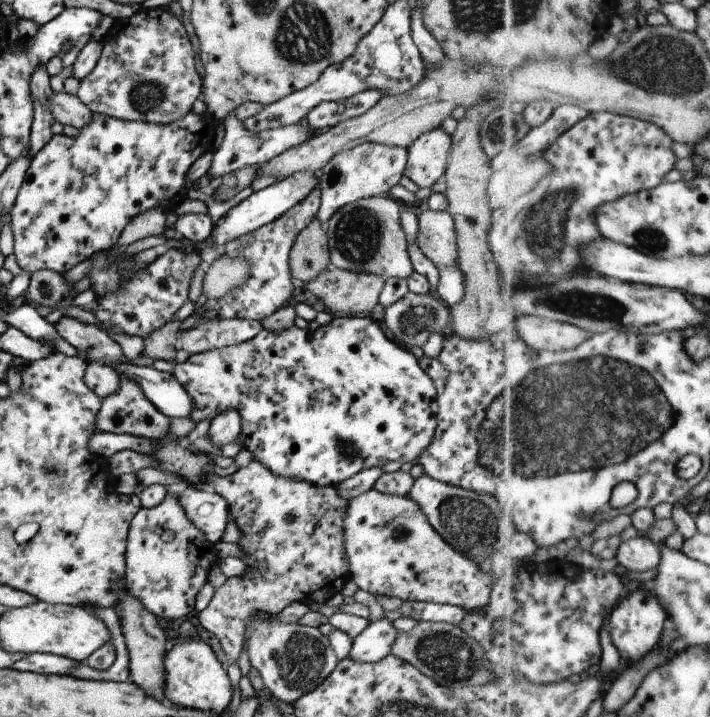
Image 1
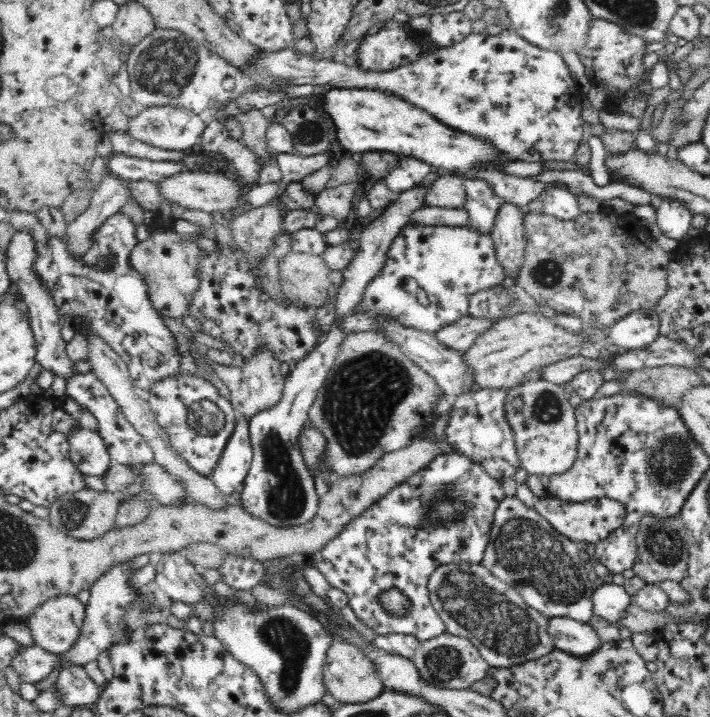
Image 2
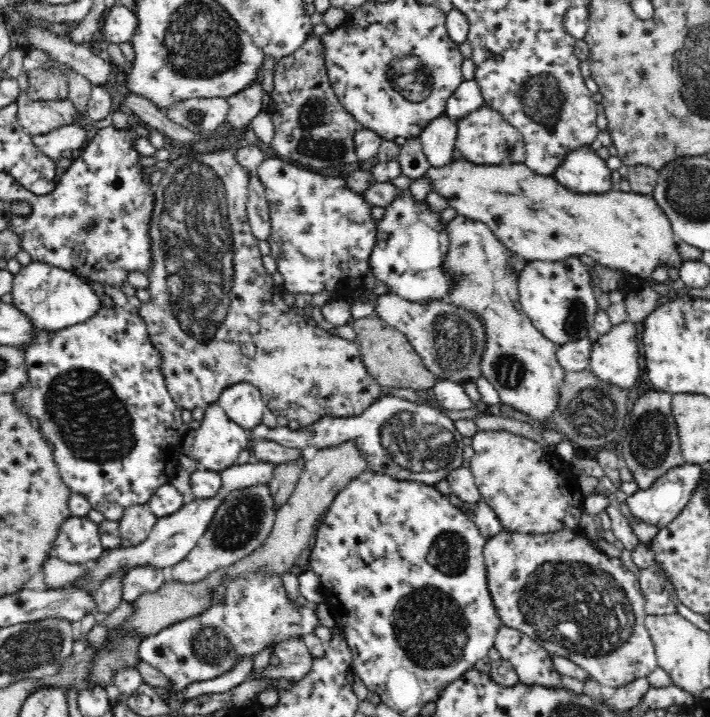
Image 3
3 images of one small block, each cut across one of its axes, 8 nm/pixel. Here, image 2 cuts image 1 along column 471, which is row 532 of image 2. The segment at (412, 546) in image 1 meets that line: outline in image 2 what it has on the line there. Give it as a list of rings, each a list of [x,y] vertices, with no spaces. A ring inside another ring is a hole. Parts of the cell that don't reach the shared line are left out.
[[[548,494],[540,497],[533,506],[558,533],[569,540],[598,544],[604,541],[614,530],[622,527],[626,516],[625,506],[611,498],[597,498],[584,502],[566,502]]]

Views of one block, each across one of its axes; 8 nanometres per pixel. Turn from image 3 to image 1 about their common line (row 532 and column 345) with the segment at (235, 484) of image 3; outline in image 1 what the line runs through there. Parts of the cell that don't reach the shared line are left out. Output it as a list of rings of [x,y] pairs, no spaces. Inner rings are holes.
[[[368,142],[352,150],[336,154],[319,173],[321,204],[317,214],[318,220],[326,226],[328,220],[346,204],[362,198],[389,195],[390,189],[398,185],[404,176],[407,158],[407,148],[392,147],[376,142]]]

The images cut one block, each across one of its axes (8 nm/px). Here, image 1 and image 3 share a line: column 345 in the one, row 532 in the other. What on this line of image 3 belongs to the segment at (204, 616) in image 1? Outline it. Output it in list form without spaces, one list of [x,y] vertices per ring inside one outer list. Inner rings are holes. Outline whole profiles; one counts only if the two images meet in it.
[[[581,527],[572,528],[572,530],[560,530],[556,534],[516,534],[501,530],[498,534],[490,537],[483,548],[488,588],[502,625],[522,631],[539,643],[540,646],[543,646],[550,654],[570,659],[586,671],[590,677],[594,678],[596,682],[599,682],[601,686],[612,686],[612,688],[617,689],[620,686],[630,684],[637,678],[647,678],[658,667],[656,651],[652,637],[650,637],[645,625],[647,614],[644,610],[645,600],[639,577],[628,569],[621,559],[604,555],[598,546],[592,545],[590,540],[584,536],[584,533],[585,531]]]

